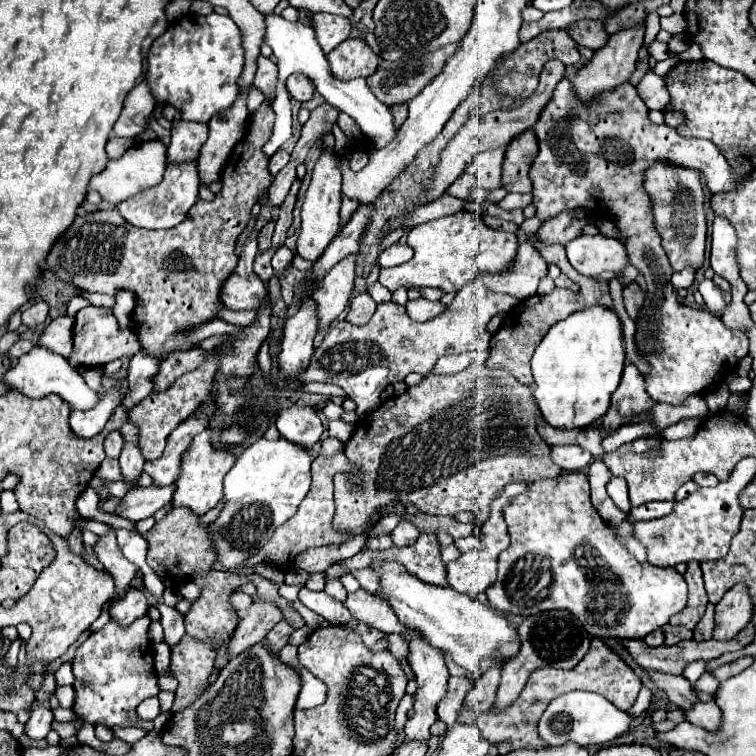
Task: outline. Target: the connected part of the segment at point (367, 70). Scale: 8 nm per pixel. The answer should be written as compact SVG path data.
M360 38L344 40L326 58L330 62L332 76L340 80L368 78L376 72L376 66L378 66L378 56Z

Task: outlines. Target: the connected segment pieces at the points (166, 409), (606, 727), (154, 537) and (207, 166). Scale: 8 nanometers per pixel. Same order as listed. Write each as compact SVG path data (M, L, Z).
M210 358L198 370L180 376L166 392L152 394L152 396L144 398L142 402L138 402L130 410L130 420L138 428L138 446L140 446L140 452L144 456L144 460L156 460L156 458L160 458L160 454L164 452L168 434L180 422L184 422L186 418L190 418L190 414L196 412L196 406L200 406L200 402L206 402L206 398L210 398L210 388L212 388L212 380L214 380L216 370L218 370L218 362L214 362Z
M568 692L554 698L548 708L544 710L538 722L540 738L550 746L562 746L566 742L576 742L578 746L592 746L592 744L612 744L618 736L622 736L632 724L636 716L630 716L618 710L612 702L604 696L594 692Z
M174 508L170 510L160 522L154 524L154 528L146 534L148 540L148 566L156 568L158 564L166 566L168 576L182 580L182 576L192 578L194 574L206 572L214 560L216 560L216 548L212 546L212 538L208 538L208 526L202 524L198 514L192 514L190 510L180 510Z
M242 94L232 108L216 114L208 122L210 136L202 146L200 158L198 158L198 172L204 184L210 184L220 178L220 172L226 160L230 158L230 152L246 132L248 118L250 118L250 112L246 108L246 96Z

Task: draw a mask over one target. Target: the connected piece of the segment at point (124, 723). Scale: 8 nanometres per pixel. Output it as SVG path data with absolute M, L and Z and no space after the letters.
M144 616L144 618L138 618L136 622L132 622L132 626L116 626L116 622L108 622L104 628L92 632L78 648L76 648L76 656L74 656L74 690L76 690L76 698L74 698L74 712L98 726L106 726L106 728L128 728L128 726L134 726L134 724L140 724L140 728L146 728L146 730L152 730L152 722L146 722L142 720L138 714L136 714L136 706L150 698L150 696L158 696L160 688L158 688L158 678L156 678L156 672L154 672L154 654L152 654L152 644L148 640L148 624L150 624L150 618Z

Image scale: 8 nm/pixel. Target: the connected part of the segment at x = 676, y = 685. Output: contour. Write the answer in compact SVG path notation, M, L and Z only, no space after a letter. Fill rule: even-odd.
M648 670L648 674L656 682L656 686L666 692L670 702L676 704L680 710L688 710L698 702L698 696L694 694L692 684L686 678L662 674L662 672L652 672L652 670Z

